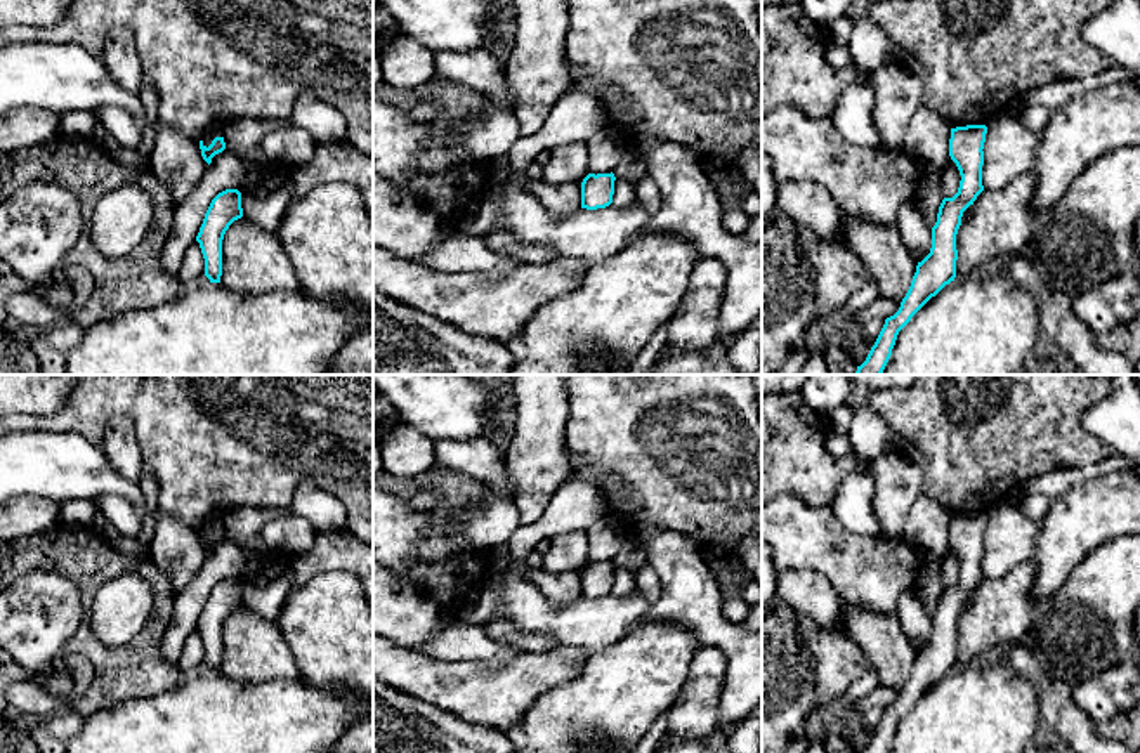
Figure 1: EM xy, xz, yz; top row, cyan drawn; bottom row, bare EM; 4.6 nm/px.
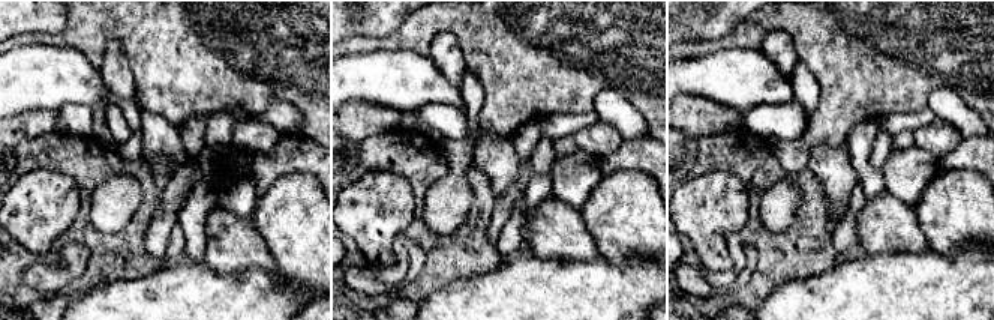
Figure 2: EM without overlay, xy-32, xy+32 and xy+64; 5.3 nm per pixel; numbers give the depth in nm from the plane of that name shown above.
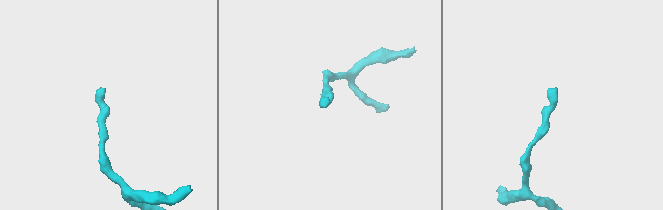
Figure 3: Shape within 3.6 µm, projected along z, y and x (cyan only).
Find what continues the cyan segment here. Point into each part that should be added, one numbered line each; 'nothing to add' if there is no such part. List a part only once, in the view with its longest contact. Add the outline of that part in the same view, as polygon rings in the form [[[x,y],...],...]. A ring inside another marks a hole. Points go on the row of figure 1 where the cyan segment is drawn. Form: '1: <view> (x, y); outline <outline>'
nothing to add

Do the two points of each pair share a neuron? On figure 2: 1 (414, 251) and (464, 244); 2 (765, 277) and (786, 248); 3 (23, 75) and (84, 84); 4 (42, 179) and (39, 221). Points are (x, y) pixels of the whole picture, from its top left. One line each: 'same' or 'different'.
1: different
2: same
3: same
4: same

